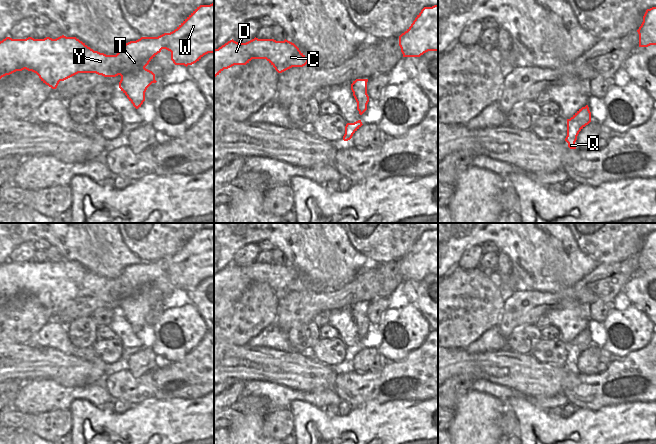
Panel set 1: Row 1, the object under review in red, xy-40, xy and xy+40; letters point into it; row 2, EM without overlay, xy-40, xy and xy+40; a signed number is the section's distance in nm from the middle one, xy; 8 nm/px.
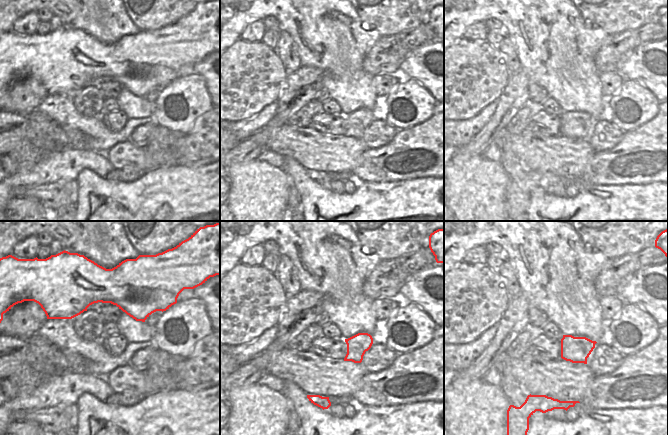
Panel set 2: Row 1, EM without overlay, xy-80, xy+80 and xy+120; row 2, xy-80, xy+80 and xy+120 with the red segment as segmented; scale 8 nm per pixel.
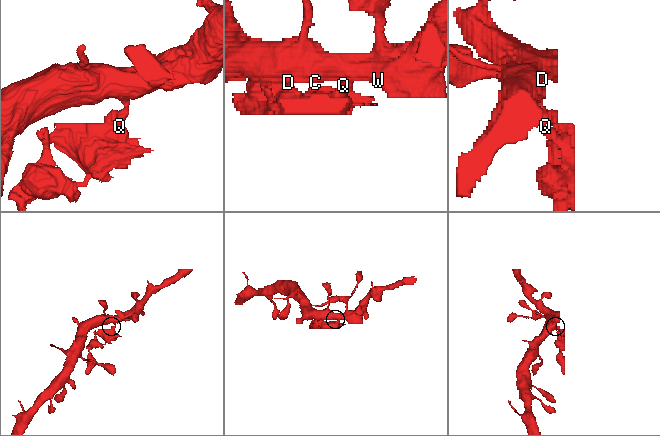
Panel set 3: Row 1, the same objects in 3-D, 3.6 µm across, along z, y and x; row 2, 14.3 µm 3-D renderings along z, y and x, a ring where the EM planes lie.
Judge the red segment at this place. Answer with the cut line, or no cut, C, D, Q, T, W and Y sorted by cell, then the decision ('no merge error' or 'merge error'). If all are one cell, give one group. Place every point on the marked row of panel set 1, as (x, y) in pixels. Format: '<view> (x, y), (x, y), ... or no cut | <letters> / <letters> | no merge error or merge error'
xy (359, 110), (364, 111) | C D T W Y / Q | merge error

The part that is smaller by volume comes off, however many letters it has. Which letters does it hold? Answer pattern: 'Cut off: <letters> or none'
Cut off: Q.

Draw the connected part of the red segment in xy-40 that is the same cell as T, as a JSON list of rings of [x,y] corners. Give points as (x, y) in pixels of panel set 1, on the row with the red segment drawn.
[[[214,3],[197,7],[174,31],[158,37],[141,37],[136,41],[130,41],[116,55],[106,55],[94,51],[76,37],[64,35],[56,39],[6,37],[0,41],[0,79],[26,69],[36,73],[46,85],[56,89],[60,81],[78,73],[96,73],[104,77],[120,75],[119,88],[138,109],[145,101],[147,88],[157,82],[155,74],[145,67],[162,49],[171,52],[171,60],[175,65],[186,67],[196,63],[204,55],[214,53]]]

